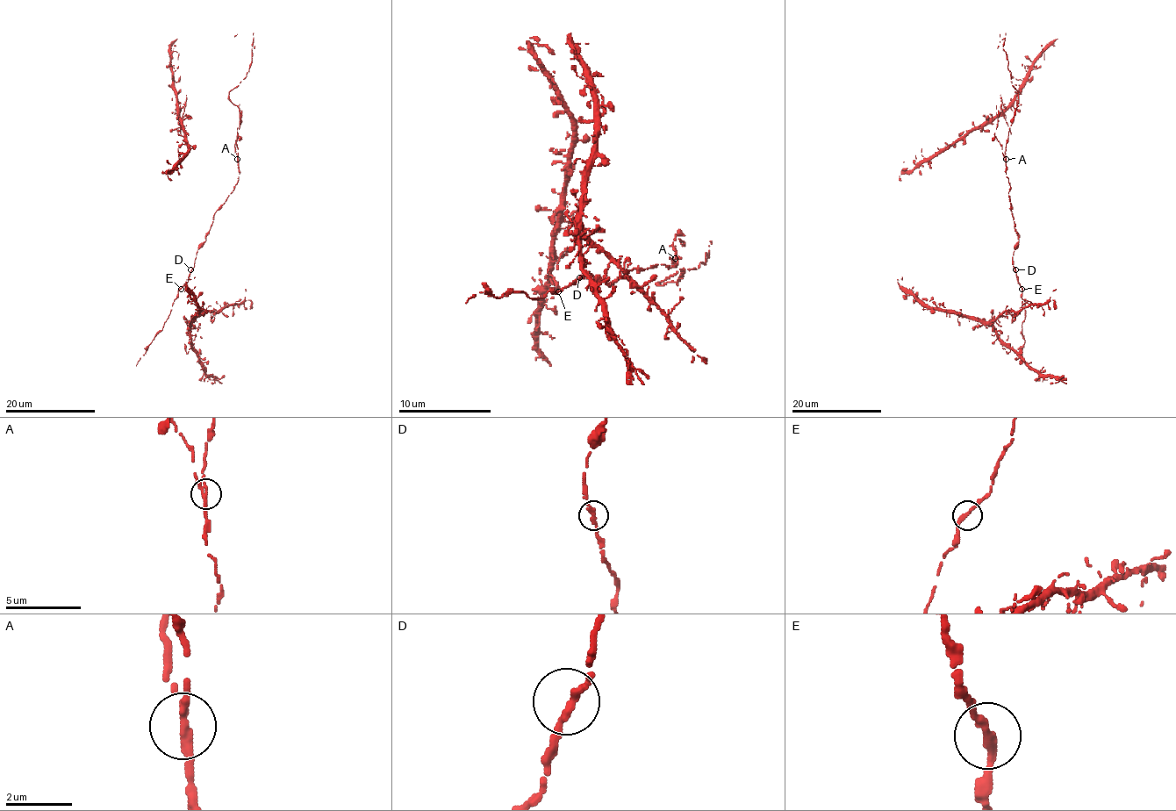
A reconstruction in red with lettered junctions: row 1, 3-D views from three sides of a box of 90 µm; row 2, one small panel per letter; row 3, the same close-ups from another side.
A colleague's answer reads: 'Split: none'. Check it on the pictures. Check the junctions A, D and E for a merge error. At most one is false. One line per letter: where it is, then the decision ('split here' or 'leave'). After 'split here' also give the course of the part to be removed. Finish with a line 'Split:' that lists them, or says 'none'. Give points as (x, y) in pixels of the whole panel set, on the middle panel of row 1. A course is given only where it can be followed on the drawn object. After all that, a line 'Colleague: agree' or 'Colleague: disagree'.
A: (675, 258) | split here
D: (579, 277) | leave
E: (558, 291) | leave
Split: A
Colleague: disagree

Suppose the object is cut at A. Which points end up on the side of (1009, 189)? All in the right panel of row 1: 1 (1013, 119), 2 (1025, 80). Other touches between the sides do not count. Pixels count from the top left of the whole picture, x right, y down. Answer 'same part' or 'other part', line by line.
1: other part
2: same part

